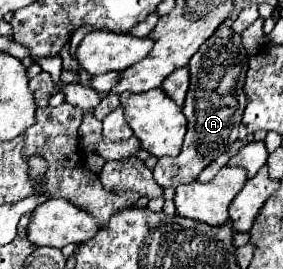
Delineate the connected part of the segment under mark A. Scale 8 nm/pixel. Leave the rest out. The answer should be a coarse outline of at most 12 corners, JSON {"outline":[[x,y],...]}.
{"outline":[[228,24],[192,56],[178,156],[162,188],[194,182],[238,138],[248,54]]}

